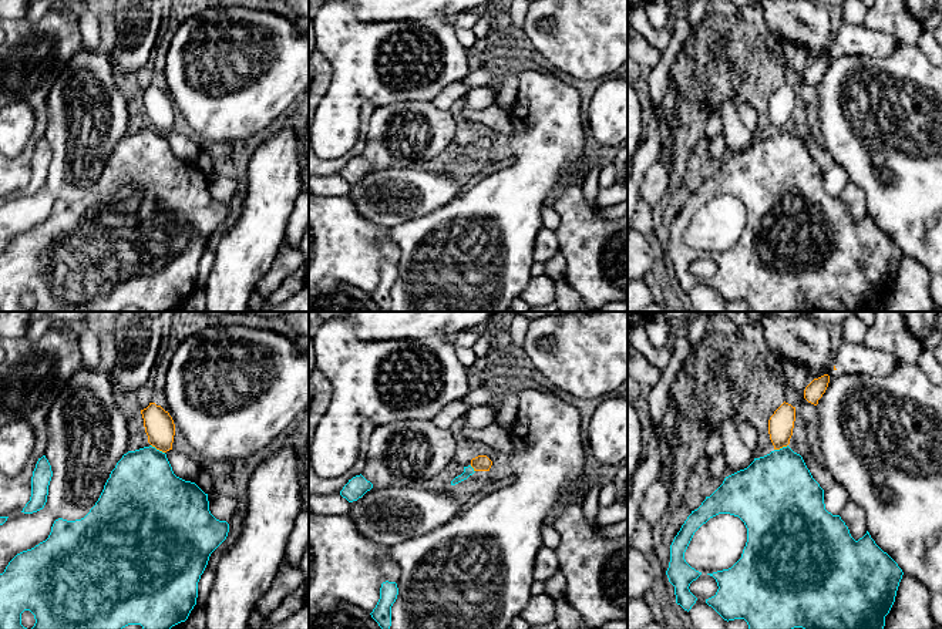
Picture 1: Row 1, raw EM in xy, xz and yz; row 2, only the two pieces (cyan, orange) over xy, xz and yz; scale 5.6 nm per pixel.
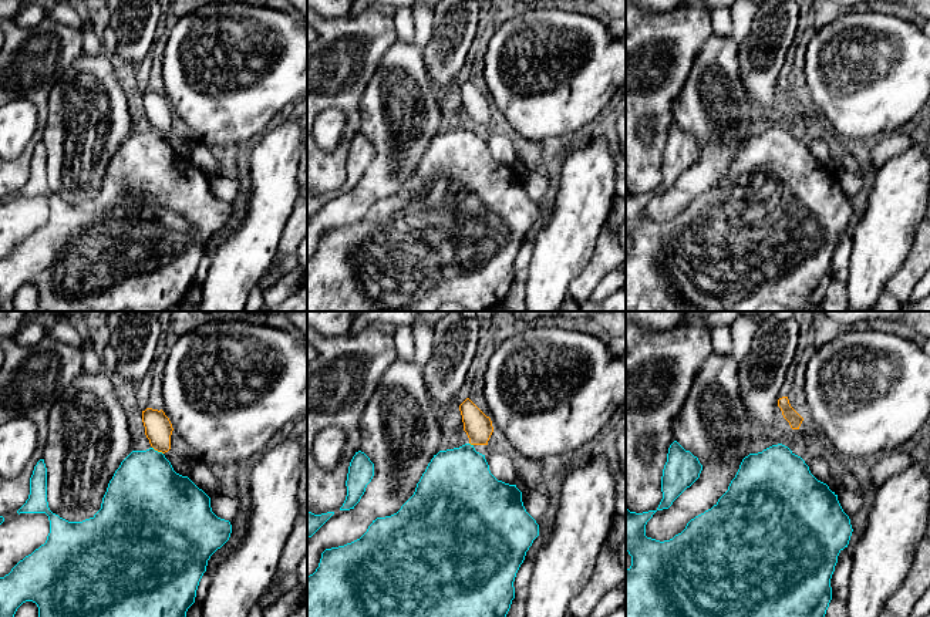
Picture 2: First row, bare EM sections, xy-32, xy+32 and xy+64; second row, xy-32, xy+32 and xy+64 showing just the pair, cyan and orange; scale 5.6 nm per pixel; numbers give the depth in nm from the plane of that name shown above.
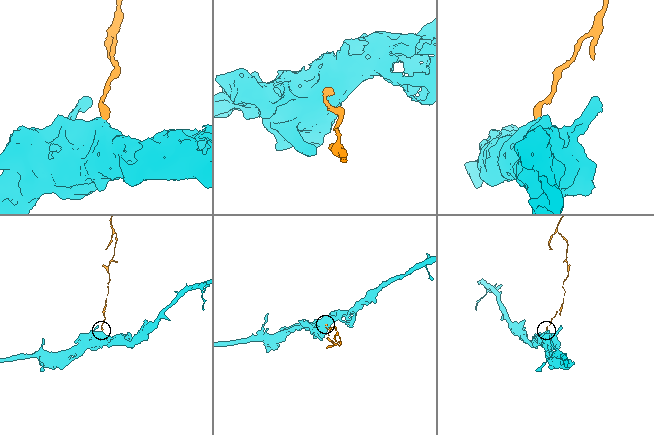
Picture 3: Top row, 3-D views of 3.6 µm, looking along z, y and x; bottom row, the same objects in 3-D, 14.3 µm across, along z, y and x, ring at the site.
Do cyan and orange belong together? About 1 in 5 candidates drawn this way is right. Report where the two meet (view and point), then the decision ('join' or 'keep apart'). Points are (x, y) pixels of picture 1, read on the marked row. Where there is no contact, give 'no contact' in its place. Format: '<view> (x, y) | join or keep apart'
xy (158, 450) | keep apart

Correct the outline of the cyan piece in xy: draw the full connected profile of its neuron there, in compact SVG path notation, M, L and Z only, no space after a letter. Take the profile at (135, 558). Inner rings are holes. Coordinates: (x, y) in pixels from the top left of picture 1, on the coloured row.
M152 445L128 451L111 471L98 501L84 518L75 521L55 519L46 541L17 554L0 574L0 629L27 629L21 625L24 610L34 615L36 623L31 629L122 629L128 625L141 625L142 629L171 629L185 622L196 605L201 575L211 554L226 539L228 532L229 524L211 514L208 494L195 482L176 477L165 453Z

